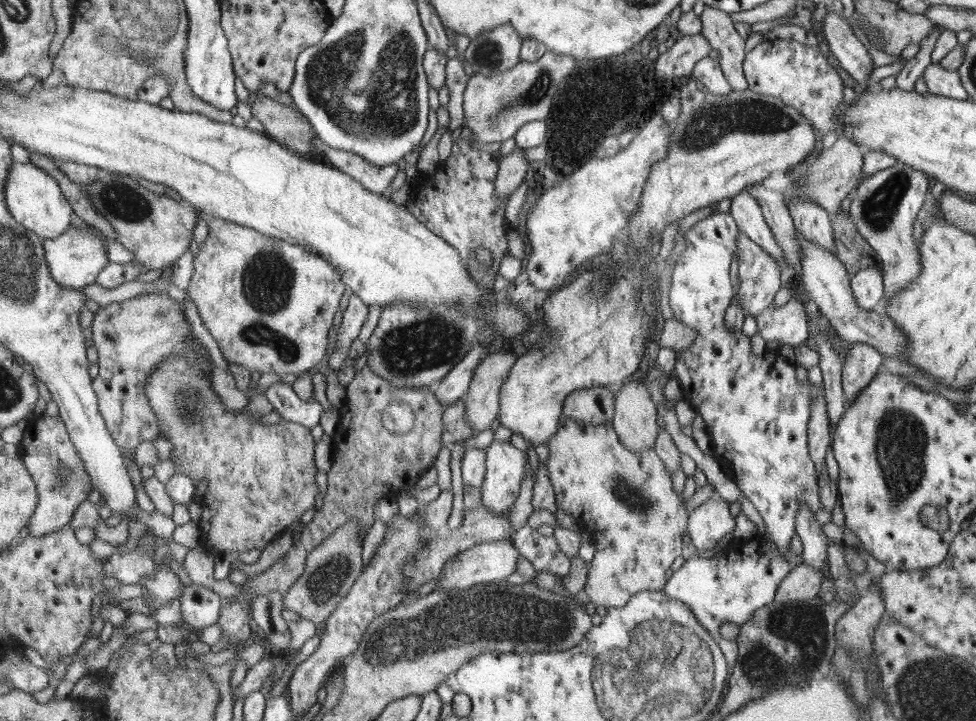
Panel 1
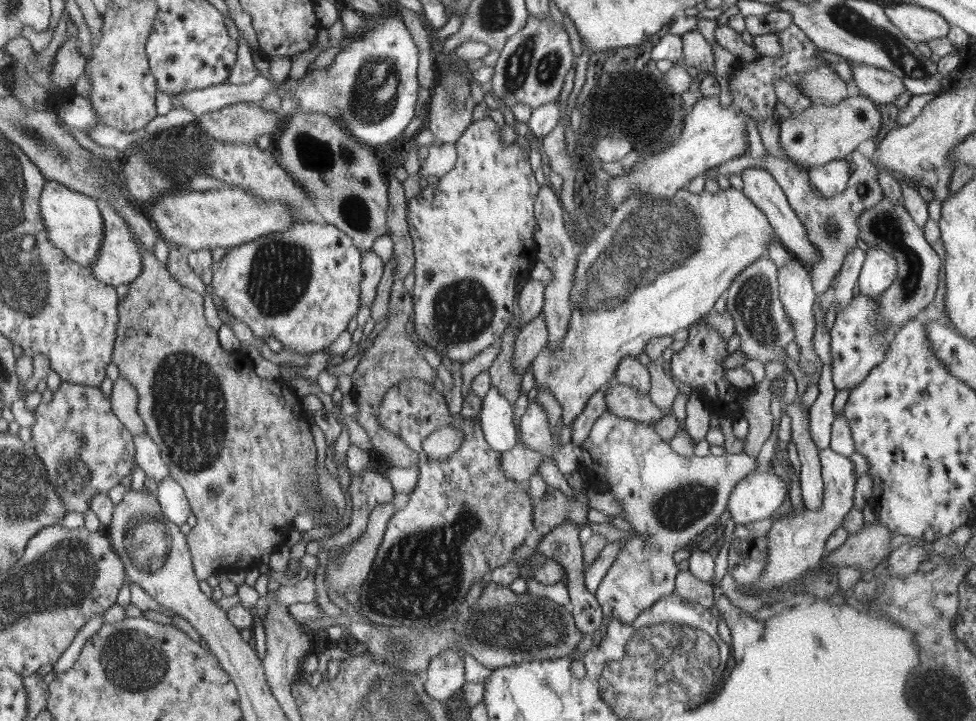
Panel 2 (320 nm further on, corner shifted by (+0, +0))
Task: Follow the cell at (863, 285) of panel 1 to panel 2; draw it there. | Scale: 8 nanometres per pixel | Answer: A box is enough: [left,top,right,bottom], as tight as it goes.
[857,249,897,298]

